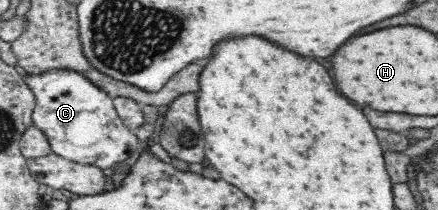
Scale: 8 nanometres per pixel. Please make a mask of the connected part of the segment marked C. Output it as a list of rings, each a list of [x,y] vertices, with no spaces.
[[[48,69],[42,73],[26,73],[22,80],[34,92],[34,109],[32,109],[32,126],[46,136],[52,152],[59,157],[83,165],[96,165],[100,169],[114,167],[138,151],[140,140],[135,131],[128,129],[113,104],[109,93],[94,85],[82,72],[75,69]]]

